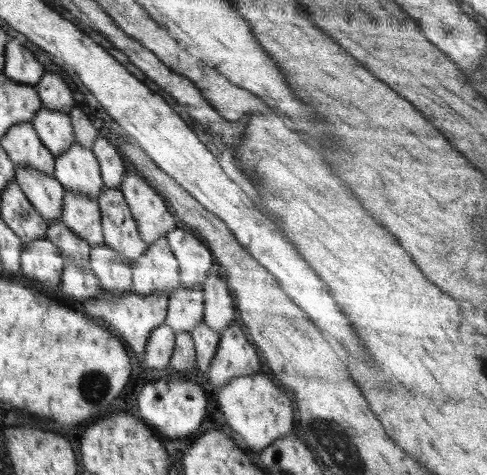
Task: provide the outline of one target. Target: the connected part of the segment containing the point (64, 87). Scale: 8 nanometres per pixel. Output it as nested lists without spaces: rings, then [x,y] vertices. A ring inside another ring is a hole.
[[[45,72],[40,78],[40,82],[35,84],[35,88],[47,110],[69,114],[76,105],[72,90],[56,72]]]

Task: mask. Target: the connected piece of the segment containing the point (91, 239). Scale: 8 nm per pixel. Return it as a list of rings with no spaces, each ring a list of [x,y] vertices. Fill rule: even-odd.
[[[68,190],[64,192],[62,222],[78,238],[86,240],[91,248],[102,247],[105,244],[104,226],[101,220],[101,208],[96,198]]]

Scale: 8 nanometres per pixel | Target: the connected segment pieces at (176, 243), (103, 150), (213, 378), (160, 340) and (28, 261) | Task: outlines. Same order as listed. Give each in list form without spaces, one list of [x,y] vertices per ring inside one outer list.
[[[180,227],[166,232],[165,238],[171,253],[178,261],[181,286],[188,290],[203,286],[214,263],[210,250],[196,234]]]
[[[100,136],[93,143],[91,150],[101,164],[105,188],[120,190],[126,174],[122,155],[106,138]]]
[[[234,322],[220,335],[218,350],[206,372],[210,382],[222,389],[228,380],[261,372],[261,363],[252,342]]]
[[[162,322],[158,328],[154,328],[148,336],[148,344],[145,348],[146,367],[154,372],[160,372],[169,365],[175,344],[175,333],[168,323]]]
[[[47,236],[34,241],[24,245],[20,254],[24,278],[58,294],[65,260]]]

